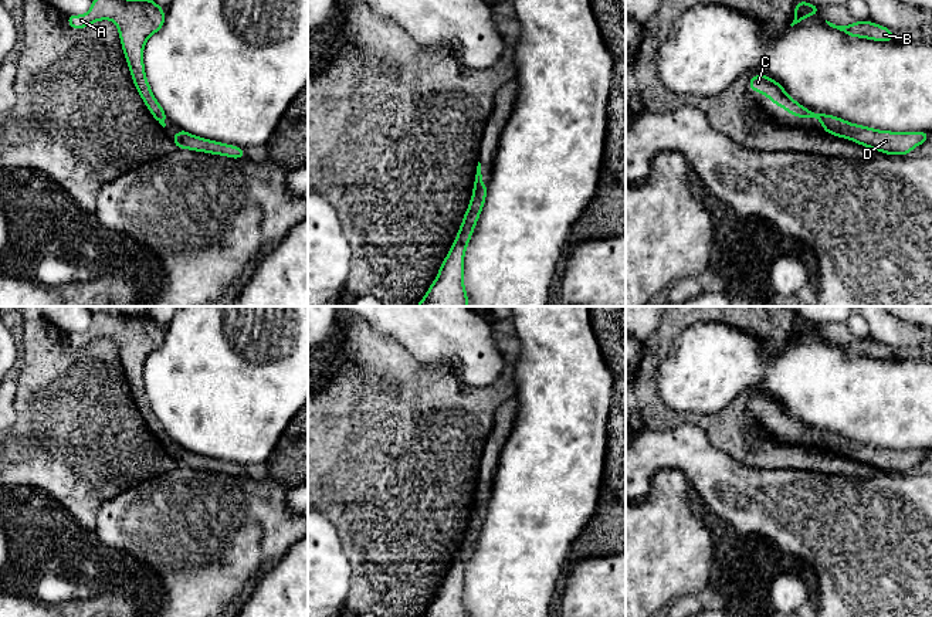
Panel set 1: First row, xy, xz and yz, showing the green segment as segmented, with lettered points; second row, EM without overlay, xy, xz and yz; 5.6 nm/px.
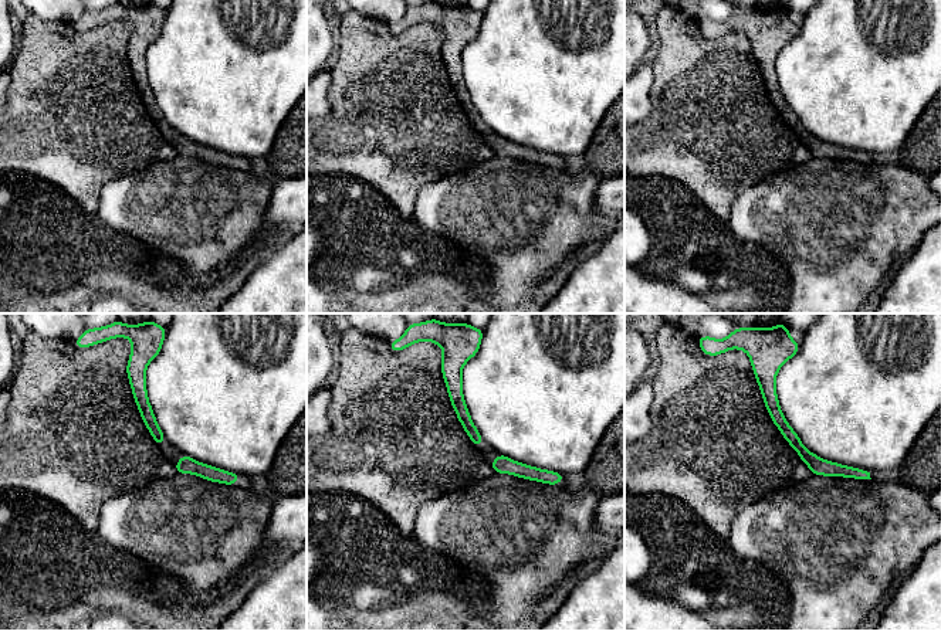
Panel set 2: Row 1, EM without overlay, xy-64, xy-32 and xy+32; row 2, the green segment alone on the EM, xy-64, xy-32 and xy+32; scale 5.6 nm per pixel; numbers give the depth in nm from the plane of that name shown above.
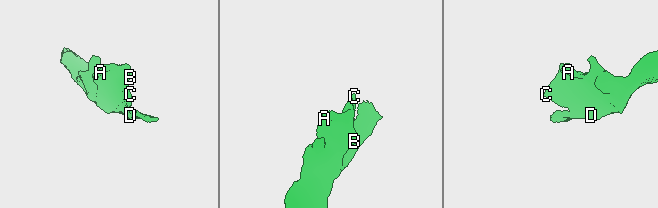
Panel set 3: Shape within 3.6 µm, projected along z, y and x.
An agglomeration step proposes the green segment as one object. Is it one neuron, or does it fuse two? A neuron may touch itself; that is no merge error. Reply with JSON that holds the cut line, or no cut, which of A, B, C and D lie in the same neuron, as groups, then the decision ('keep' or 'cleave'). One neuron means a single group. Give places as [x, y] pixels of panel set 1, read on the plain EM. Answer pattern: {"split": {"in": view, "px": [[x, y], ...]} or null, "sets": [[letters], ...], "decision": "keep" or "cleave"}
{"split": null, "sets": [["A", "B", "C", "D"]], "decision": "keep"}

